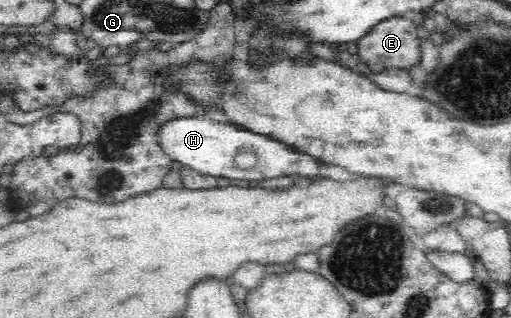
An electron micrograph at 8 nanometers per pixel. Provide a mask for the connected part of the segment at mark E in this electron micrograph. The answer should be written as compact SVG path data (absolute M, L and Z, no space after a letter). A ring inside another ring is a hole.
M402 16L388 17L377 23L358 41L358 55L360 65L368 65L371 74L380 73L386 68L406 68L420 64L420 38L417 37L414 22Z

